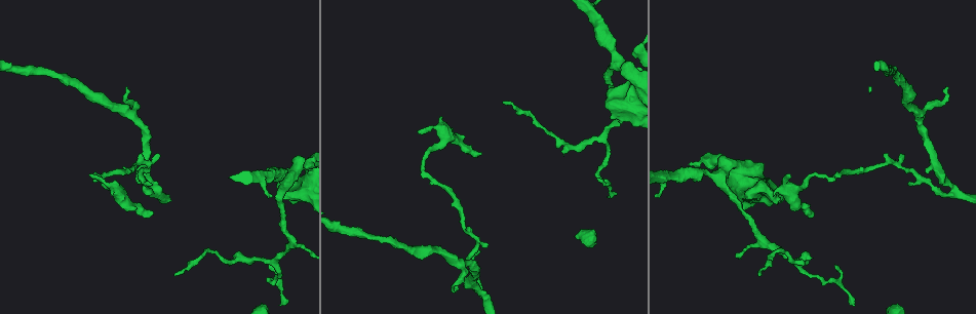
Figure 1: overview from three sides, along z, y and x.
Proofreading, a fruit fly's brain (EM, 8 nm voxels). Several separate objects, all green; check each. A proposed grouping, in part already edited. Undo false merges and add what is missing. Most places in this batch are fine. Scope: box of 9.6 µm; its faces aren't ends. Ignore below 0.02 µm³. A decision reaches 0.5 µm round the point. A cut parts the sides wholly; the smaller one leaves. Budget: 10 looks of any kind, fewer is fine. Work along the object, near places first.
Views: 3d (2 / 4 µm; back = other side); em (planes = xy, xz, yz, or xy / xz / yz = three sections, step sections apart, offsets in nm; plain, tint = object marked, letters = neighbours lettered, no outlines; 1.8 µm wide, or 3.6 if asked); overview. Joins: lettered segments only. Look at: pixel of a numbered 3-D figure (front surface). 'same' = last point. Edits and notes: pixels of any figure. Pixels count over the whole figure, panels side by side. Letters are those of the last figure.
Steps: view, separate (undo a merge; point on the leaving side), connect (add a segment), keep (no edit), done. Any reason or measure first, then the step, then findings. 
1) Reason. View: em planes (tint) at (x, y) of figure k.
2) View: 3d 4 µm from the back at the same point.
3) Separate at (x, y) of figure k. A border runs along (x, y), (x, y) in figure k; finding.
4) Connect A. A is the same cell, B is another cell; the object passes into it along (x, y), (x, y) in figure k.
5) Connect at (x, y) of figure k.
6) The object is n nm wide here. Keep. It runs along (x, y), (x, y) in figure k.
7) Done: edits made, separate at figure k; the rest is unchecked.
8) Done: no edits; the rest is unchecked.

View: 3d 4 µm at (174, 275) of figure 1.

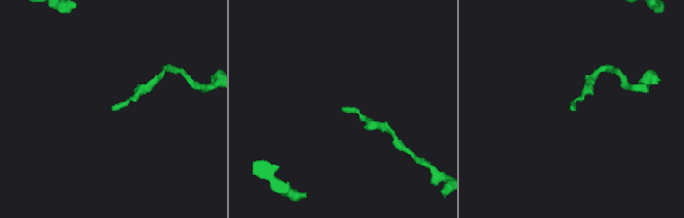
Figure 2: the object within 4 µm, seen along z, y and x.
View: em planes (letters) at (114, 109) of figure 2.

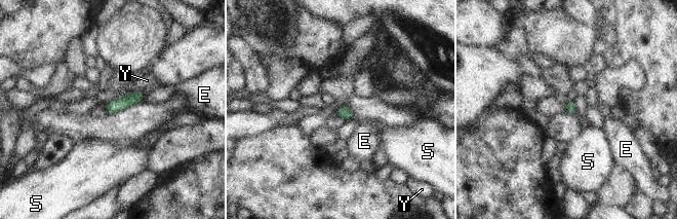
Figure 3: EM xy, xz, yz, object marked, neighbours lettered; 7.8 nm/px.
Keep. E, S and Y are other cells; a border runs along (142, 89), (128, 95) in figure 3; none of them fits.

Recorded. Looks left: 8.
Branch stops here. View: 3d 2 µm at (809, 214) of figure 1.

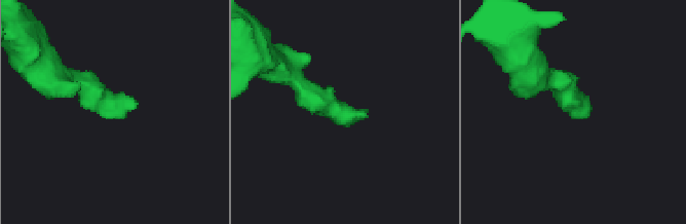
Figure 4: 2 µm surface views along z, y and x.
Shape alone is not enough. View: em 3.6 µm planes (letters) at (366, 114) of figure 4.

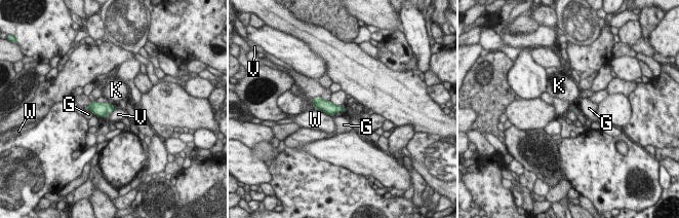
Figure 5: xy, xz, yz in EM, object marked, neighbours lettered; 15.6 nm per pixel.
Keep. G, K, V and W are other cells; no lettered segment goes on from it.

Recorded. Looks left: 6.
A fork. View: 3d 2 µm at (920, 175) of figure 1.

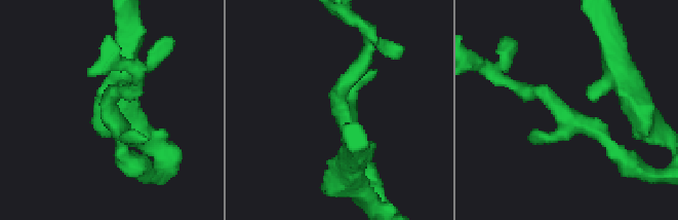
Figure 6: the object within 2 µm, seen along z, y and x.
View: em xy step 16 (letters) at (338, 108) of figure 6.

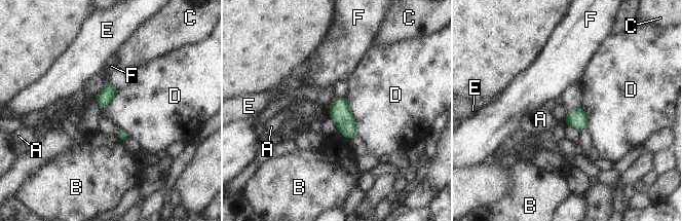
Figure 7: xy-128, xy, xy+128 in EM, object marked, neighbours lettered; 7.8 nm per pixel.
The longest contact is with D, 300 nm. Keep. A, B, C, D, E and F are other cells; a border runs along (347, 98), (358, 135) in figure 7; all the same neuron.

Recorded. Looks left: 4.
Free end. View: em 3.6 µm xz step 4 (letters) at (455, 288) of figure 1.

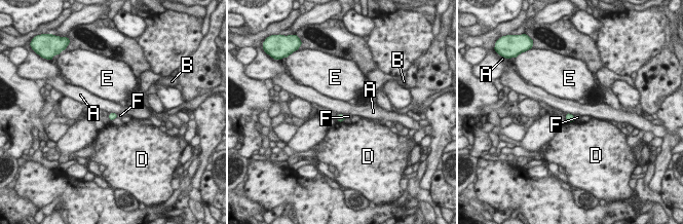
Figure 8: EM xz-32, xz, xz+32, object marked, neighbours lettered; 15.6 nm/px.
View: em 3.6 µm planes (letters) at the same point.

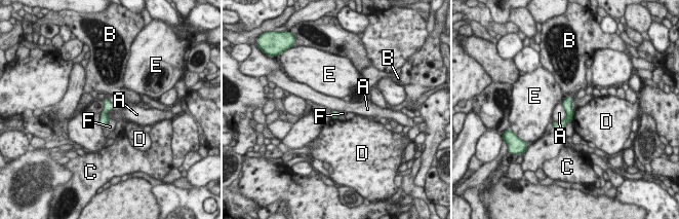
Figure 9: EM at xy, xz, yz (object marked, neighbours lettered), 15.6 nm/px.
The object is 120 nm wide here. Keep. A, B, C, D, E and F are other cells; no lettered segment goes on from it.

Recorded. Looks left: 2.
Done: no edits; the rest is unchecked.

